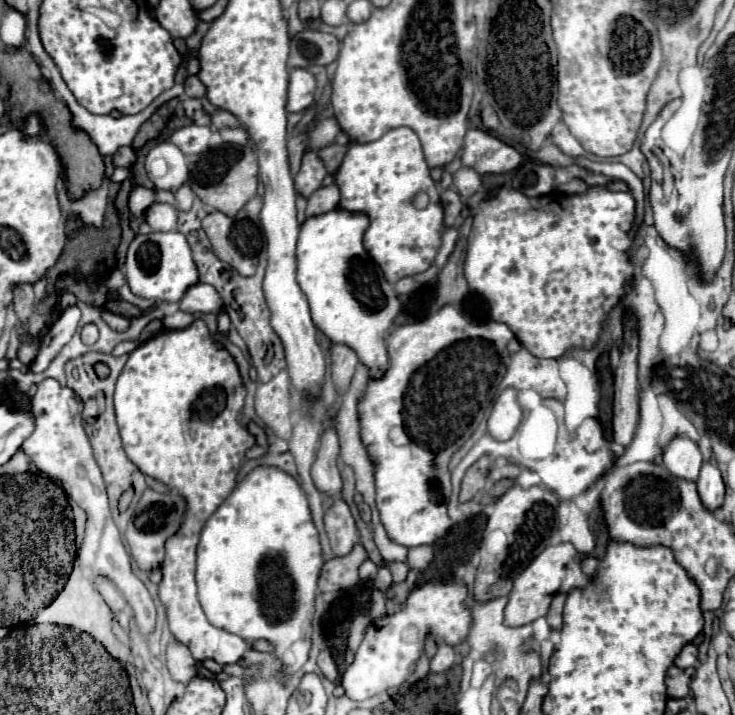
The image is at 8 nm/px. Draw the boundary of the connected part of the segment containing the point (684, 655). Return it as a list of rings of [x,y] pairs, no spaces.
[[[694,644],[684,646],[674,664],[676,664],[678,668],[682,668],[682,670],[686,670],[686,668],[690,668],[690,666],[696,666],[696,664],[698,664],[698,648],[696,648]]]

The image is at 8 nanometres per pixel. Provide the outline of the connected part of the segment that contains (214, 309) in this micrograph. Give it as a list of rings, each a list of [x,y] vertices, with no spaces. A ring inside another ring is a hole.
[[[208,284],[190,286],[178,306],[182,312],[190,312],[190,314],[214,314],[214,316],[218,316],[220,312],[226,310],[220,294],[216,294],[216,290]]]

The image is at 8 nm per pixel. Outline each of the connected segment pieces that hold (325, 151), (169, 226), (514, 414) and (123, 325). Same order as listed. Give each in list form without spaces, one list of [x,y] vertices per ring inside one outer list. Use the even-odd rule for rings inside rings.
[[[332,144],[332,146],[326,146],[318,152],[318,158],[324,162],[328,174],[334,174],[338,168],[340,168],[340,162],[346,154],[348,146],[340,146],[340,144]]]
[[[152,204],[146,210],[146,222],[156,232],[170,232],[176,228],[178,210],[172,204]]]
[[[508,388],[498,396],[496,404],[492,406],[494,412],[490,412],[486,426],[488,426],[488,434],[494,440],[500,440],[500,442],[508,440],[516,432],[516,428],[522,420],[522,410],[518,406],[516,396],[518,396],[518,392]]]
[[[102,310],[102,320],[116,332],[126,332],[130,328],[130,318],[124,318],[124,316],[108,312],[108,310]]]

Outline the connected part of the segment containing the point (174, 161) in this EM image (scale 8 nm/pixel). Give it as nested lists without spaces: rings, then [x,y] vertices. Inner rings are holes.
[[[160,142],[146,156],[146,174],[156,190],[176,192],[188,182],[186,156],[172,142]]]

